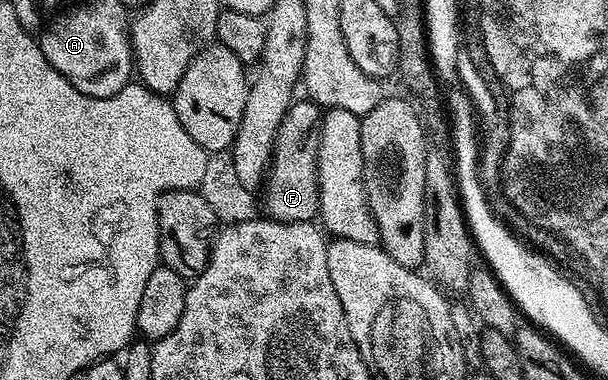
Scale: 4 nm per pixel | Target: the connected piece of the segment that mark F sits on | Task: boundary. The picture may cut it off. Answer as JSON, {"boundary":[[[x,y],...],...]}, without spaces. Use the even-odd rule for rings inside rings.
{"boundary":[[[310,99],[294,100],[280,123],[279,133],[274,137],[272,159],[263,180],[265,189],[265,211],[268,218],[280,223],[311,223],[318,218],[319,197],[317,196],[317,150],[321,140],[320,122],[322,110]]]}

